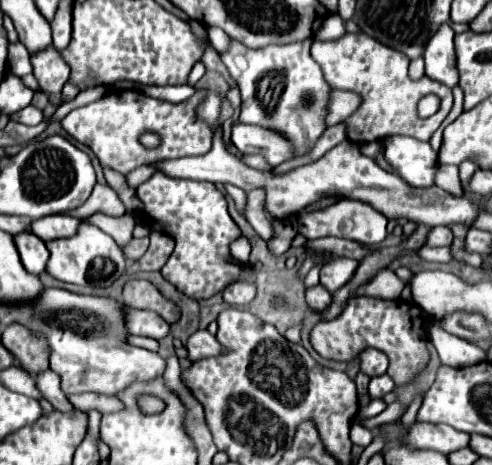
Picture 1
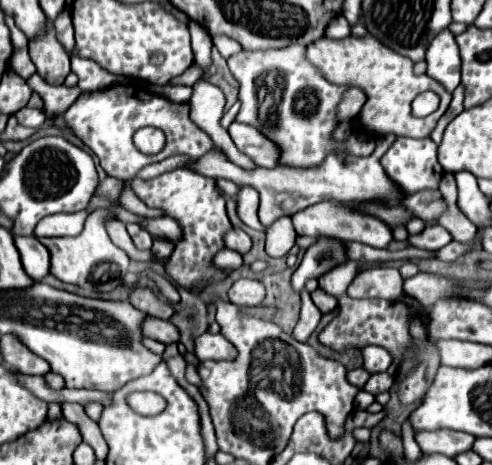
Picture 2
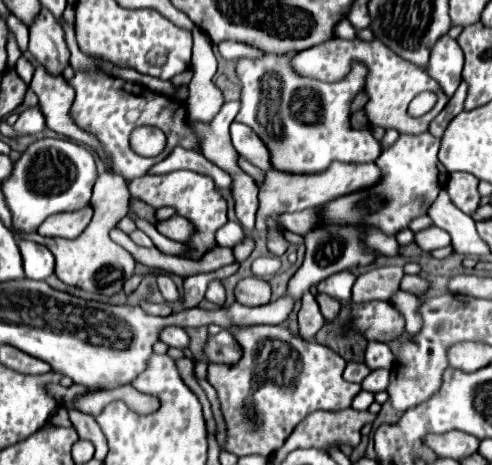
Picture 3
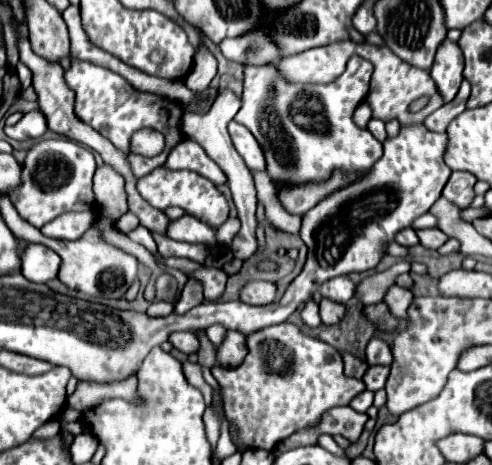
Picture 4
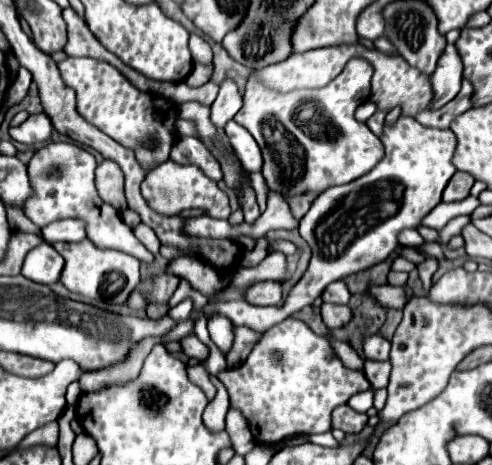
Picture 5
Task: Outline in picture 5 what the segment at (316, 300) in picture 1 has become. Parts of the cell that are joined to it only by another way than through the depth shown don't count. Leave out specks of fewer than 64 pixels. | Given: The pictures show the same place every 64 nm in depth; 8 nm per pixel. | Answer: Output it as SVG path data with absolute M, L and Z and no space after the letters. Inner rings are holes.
M322 304L320 308L322 320L324 324L334 330L334 328L342 328L352 320L352 310L350 306L334 306L334 304Z

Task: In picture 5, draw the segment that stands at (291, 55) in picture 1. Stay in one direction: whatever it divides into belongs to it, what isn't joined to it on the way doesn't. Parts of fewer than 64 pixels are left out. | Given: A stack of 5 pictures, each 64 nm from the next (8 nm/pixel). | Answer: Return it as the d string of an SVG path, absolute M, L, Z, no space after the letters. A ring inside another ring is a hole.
M352 58L328 86L318 90L296 90L288 94L268 92L266 88L260 88L260 84L256 84L256 72L250 74L244 94L244 106L234 116L234 120L240 126L244 126L258 142L264 158L262 176L272 192L282 194L286 200L308 192L320 194L332 186L348 184L368 174L382 160L384 146L380 138L364 122L358 122L354 118L356 108L370 98L370 78L372 78L372 66L360 58Z

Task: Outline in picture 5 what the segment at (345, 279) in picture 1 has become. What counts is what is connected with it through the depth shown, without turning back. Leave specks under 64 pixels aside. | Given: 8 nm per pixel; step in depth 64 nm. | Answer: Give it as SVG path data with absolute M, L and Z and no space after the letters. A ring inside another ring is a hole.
M338 280L336 284L330 284L324 290L322 302L328 302L328 304L348 304L350 302L350 292L348 292L346 284L342 280Z

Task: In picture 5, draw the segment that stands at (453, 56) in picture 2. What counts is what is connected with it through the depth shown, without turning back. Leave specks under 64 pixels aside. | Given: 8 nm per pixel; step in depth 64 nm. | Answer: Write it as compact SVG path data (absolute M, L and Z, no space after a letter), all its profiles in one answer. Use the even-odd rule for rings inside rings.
M446 46L444 56L440 56L440 64L430 78L434 98L430 102L430 110L438 110L448 104L460 90L462 82L462 60L454 46Z

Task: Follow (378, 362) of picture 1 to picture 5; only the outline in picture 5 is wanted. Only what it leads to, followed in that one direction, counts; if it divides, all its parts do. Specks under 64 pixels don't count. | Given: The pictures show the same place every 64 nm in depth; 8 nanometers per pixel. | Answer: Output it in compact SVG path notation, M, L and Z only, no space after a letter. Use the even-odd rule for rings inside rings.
M372 334L364 338L364 354L368 360L388 360L388 352L390 352L390 342L384 336Z

